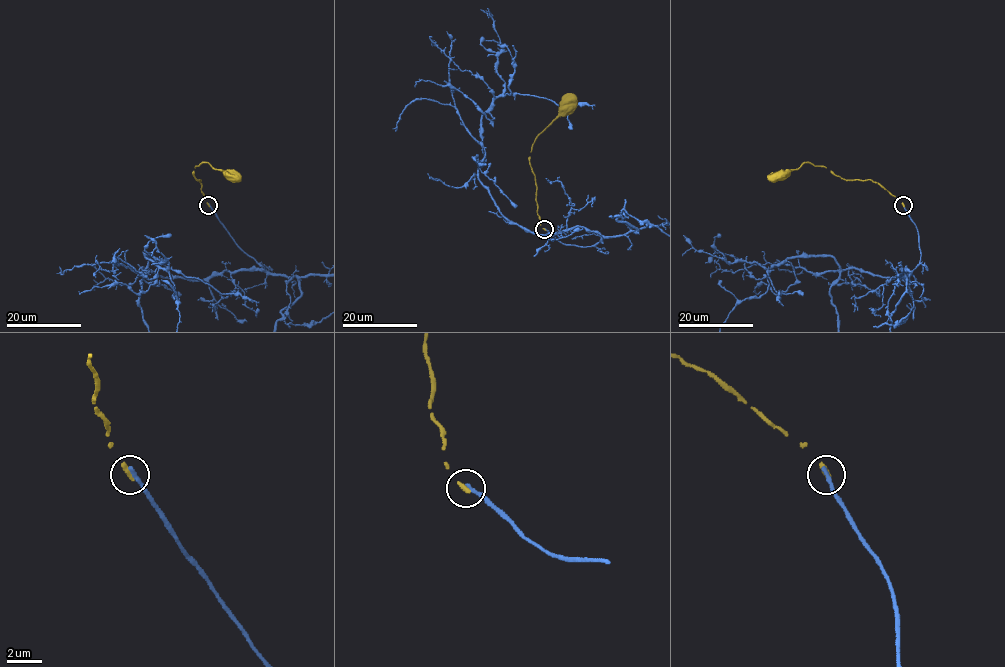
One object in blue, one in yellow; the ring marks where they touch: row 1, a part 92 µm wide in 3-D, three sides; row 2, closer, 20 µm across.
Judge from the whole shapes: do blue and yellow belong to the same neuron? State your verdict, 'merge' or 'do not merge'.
do not merge

